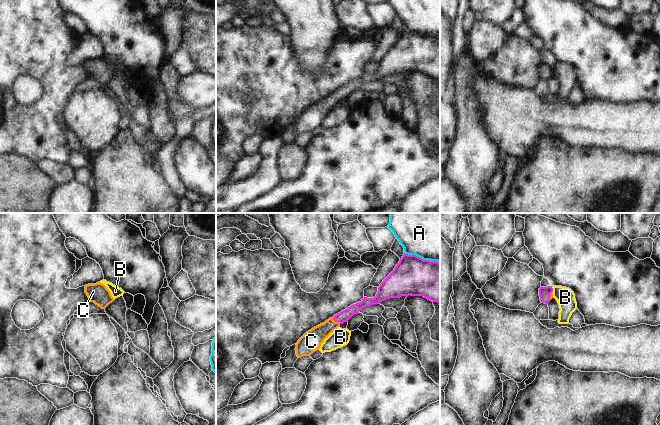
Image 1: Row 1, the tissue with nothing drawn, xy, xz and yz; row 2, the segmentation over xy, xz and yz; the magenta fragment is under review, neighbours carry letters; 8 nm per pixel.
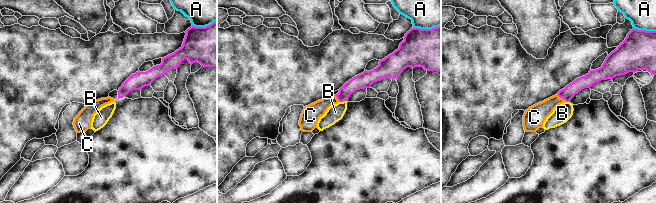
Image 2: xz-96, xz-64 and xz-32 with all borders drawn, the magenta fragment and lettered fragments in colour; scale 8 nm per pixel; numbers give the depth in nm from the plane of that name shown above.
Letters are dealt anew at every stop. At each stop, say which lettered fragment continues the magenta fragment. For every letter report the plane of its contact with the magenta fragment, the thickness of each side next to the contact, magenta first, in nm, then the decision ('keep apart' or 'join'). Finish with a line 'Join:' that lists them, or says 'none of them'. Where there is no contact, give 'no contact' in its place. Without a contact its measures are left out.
A: xz | 320/500 nm | keep apart
B: yz | 100/150 nm | keep apart
C: xz | 90/160 nm | join
Join: C

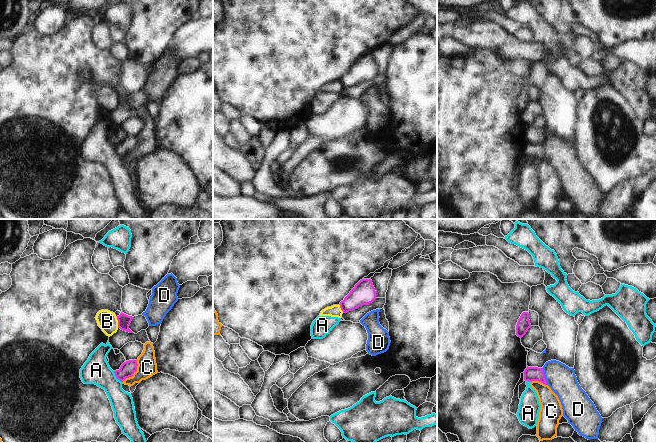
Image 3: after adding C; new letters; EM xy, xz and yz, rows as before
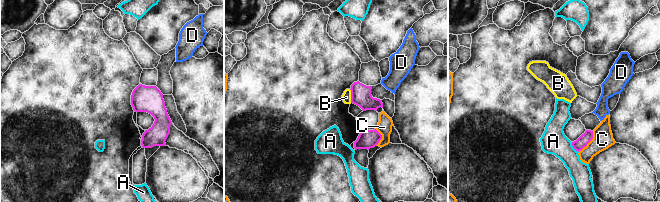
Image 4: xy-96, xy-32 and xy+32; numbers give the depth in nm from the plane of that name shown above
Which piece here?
A: xy | 120/220 nm | keep apart
B: xy | 100/160 nm | keep apart
C: xy | 120/160 nm | keep apart
D: yz | 110/220 nm | keep apart
Join: none of them

